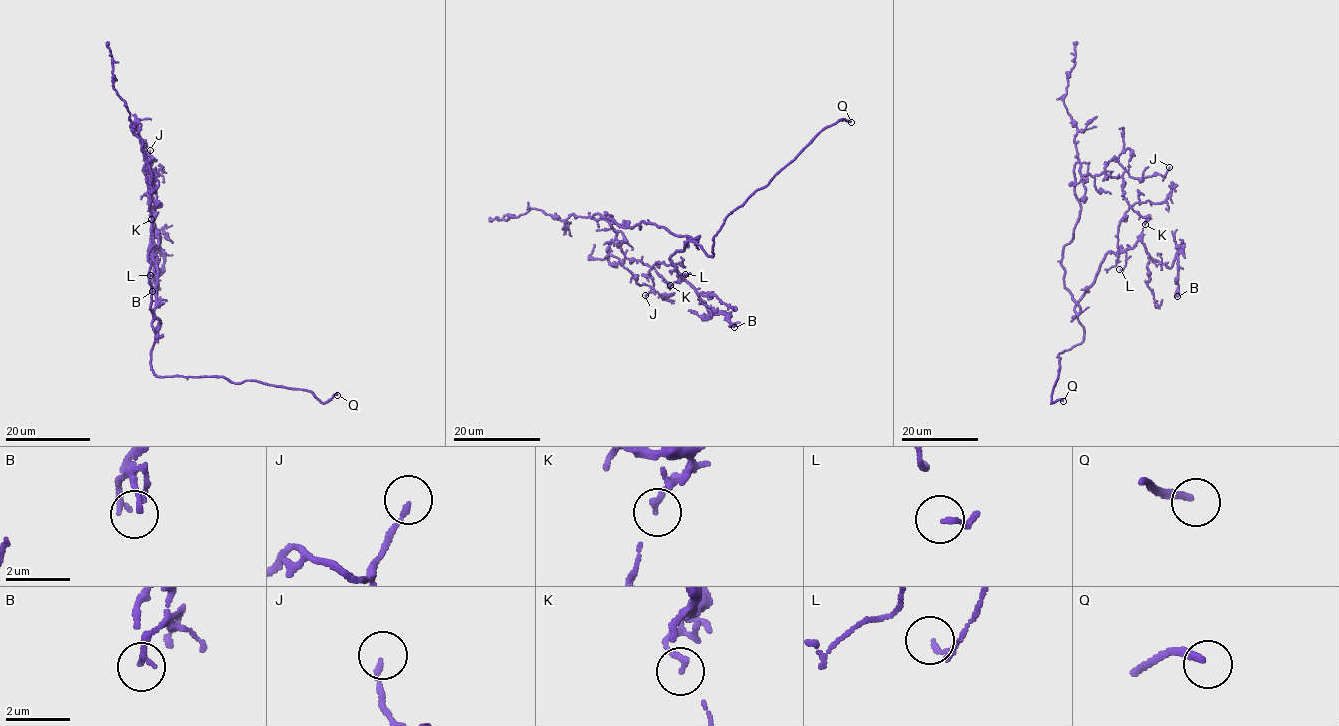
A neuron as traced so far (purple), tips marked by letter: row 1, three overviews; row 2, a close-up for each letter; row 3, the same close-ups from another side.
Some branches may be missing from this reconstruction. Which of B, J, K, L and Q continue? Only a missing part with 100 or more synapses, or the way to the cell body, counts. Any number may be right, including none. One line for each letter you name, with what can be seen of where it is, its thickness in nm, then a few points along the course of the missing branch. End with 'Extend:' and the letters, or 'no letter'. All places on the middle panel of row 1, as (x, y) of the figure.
Q: at (851, 122); 220 nm thick
Extend: Q

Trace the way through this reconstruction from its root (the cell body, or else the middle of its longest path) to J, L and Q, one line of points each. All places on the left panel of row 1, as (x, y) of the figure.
J: (151, 307), (150, 195), (158, 182), (150, 156), (144, 156), (142, 171), (150, 159), (155, 161), (150, 150)
L: (151, 307), (159, 322), (157, 331), (152, 324), (157, 272), (153, 254), (154, 271), (150, 275)
Q: (151, 307), (159, 323), (151, 358), (154, 375), (256, 380), (307, 390), (323, 403), (337, 395)

